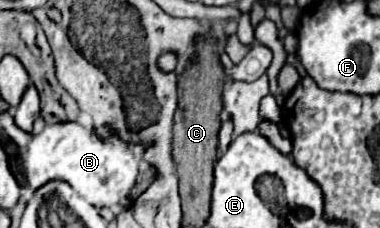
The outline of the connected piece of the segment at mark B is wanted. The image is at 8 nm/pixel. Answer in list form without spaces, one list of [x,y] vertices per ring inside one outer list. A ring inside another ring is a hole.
[[[67,122],[45,126],[43,132],[35,134],[26,149],[21,152],[24,154],[22,164],[25,176],[33,190],[49,178],[61,174],[61,180],[69,182],[77,196],[101,208],[115,206],[121,202],[121,198],[127,196],[139,176],[139,162],[145,148],[145,142],[141,142],[139,146],[127,146],[117,136],[109,140],[91,140],[91,132],[87,132],[77,122]]]

